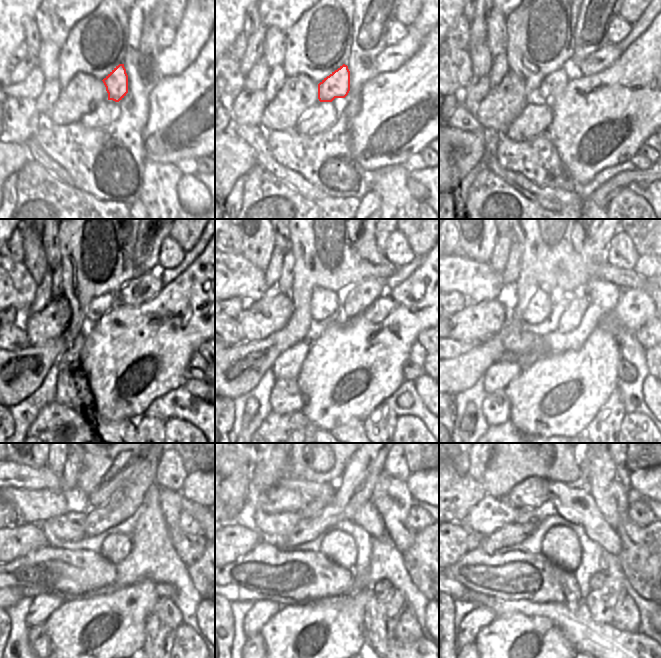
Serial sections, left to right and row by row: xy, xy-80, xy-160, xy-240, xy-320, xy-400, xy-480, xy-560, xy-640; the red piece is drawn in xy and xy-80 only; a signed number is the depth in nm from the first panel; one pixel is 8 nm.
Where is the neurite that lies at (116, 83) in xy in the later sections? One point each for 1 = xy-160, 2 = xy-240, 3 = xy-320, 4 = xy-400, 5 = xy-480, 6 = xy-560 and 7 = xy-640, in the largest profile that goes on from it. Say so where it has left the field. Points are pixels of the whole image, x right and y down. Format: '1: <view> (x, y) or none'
1: xy-160 (554, 83)
2: xy-240 (99, 305)
3: xy-320 (324, 302)
4: xy-400 (539, 307)
5: xy-480 (69, 526)
6: xy-560 (279, 524)
7: xy-640 (490, 514)

